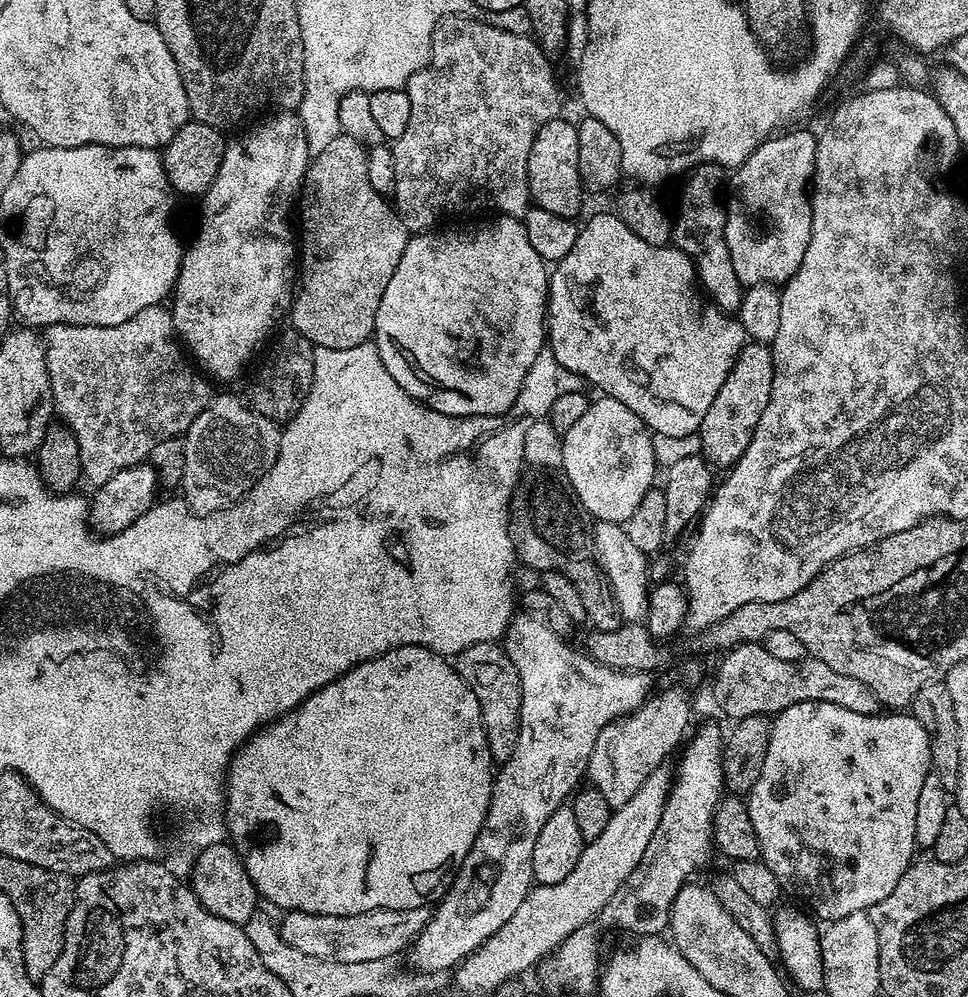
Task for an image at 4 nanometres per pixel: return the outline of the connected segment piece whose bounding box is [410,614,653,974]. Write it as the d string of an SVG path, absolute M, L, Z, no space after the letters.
M516 614L508 623L502 647L510 662L514 662L514 670L518 670L522 690L518 746L495 773L490 806L486 810L482 830L478 830L478 838L474 838L474 846L470 846L470 854L466 854L460 863L448 893L435 905L430 922L426 922L411 945L411 967L417 973L442 974L446 968L455 969L470 953L478 950L486 938L502 930L502 926L514 918L518 906L522 906L526 894L534 887L534 846L538 843L538 834L542 834L542 826L546 826L546 818L565 807L566 801L585 779L598 734L602 734L606 725L642 707L653 691L653 677L649 673L615 672L591 660L583 651L575 652L566 643L565 637L550 630L536 617Z

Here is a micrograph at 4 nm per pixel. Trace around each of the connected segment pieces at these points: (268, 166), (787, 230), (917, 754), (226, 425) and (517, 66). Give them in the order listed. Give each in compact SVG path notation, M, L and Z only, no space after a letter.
M272 114L264 119L268 118L257 128L242 133L237 140L229 139L225 143L217 176L202 196L200 233L192 245L187 245L176 287L170 296L177 337L194 357L195 363L209 377L217 376L220 380L234 379L247 366L248 359L259 350L260 343L275 330L276 320L283 316L285 319L294 299L298 240L288 215L291 212L293 215L294 201L301 191L310 153L306 146L306 130L299 115Z
M796 128L793 132L781 131L767 140L763 140L744 160L739 168L731 173L732 189L726 192L726 250L730 250L730 263L734 265L734 274L738 274L741 285L751 286L768 284L783 286L792 279L795 272L802 266L802 258L806 258L806 246L810 246L810 230L812 229L812 201L810 199L810 181L816 171L816 138L817 133L807 132L804 128Z
M798 702L794 706L786 706L786 710L775 713L774 719L772 720L770 738L768 739L766 762L762 762L762 774L758 774L758 782L754 782L754 786L746 793L749 818L753 823L754 832L757 834L757 844L760 847L759 859L776 875L780 882L783 882L785 885L787 885L787 883L793 884L793 886L808 899L808 904L812 907L813 912L811 912L811 915L815 917L817 921L824 920L823 922L831 922L838 918L846 918L846 914L867 912L868 909L872 908L878 902L882 902L882 898L886 898L890 894L890 890L894 890L894 886L898 886L898 878L902 878L902 874L907 870L909 864L913 863L914 855L912 856L912 852L915 853L917 851L916 839L914 838L914 821L916 808L918 807L918 793L922 791L922 782L926 782L926 778L932 767L930 738L926 734L926 730L922 730L922 722L918 722L915 716L911 714L884 715L888 716L879 716L879 714L858 714L854 710L846 710L842 706L834 706L830 702Z
M213 395L208 408L202 410L182 436L186 446L186 470L180 483L182 499L190 511L198 516L209 516L241 498L260 483L260 479L274 466L280 453L281 425L249 408L243 399L236 396Z
M471 15L447 16L441 20L440 25L432 35L432 56L428 65L418 70L406 85L406 91L410 98L410 123L402 138L398 138L391 145L390 151L394 160L394 178L390 189L391 195L396 195L394 207L398 218L402 218L402 226L406 226L409 234L419 234L437 227L436 220L443 216L452 216L455 212L484 212L489 208L492 214L501 216L515 216L522 218L528 213L530 197L528 195L528 159L530 158L530 146L534 146L534 138L546 122L557 119L560 112L560 88L556 85L556 72L552 69L549 53L540 49L539 44L531 35L510 34L510 30L495 28L492 23L480 20L471 20Z

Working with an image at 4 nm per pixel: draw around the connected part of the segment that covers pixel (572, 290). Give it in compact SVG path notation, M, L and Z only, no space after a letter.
M600 212L588 221L583 221L578 242L574 242L574 250L570 250L566 258L555 261L551 269L546 317L546 340L550 345L550 351L558 358L558 362L569 368L573 374L587 383L589 380L594 387L601 388L599 391L603 395L613 396L618 402L622 402L622 406L630 406L630 410L634 410L634 414L638 414L638 418L642 418L642 422L647 428L651 428L653 433L671 436L691 436L699 433L702 418L706 418L706 410L710 410L710 402L714 402L718 390L722 390L726 374L730 374L738 354L745 346L746 335L743 326L735 315L725 312L723 308L717 308L705 299L698 287L694 262L681 248L650 246L648 242L642 242L642 238L638 238L638 234L634 234L634 230L630 230L630 226L626 226L626 222L622 222L619 215L609 212Z

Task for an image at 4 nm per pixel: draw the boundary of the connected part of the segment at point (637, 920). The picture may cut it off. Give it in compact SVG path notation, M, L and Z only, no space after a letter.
M704 724L685 743L661 821L646 846L642 861L598 914L599 918L612 918L614 928L623 926L630 932L640 932L636 934L663 933L668 928L669 914L678 890L689 881L694 870L706 865L714 855L714 816L726 790L721 768L723 741L723 733L720 734L716 725Z

